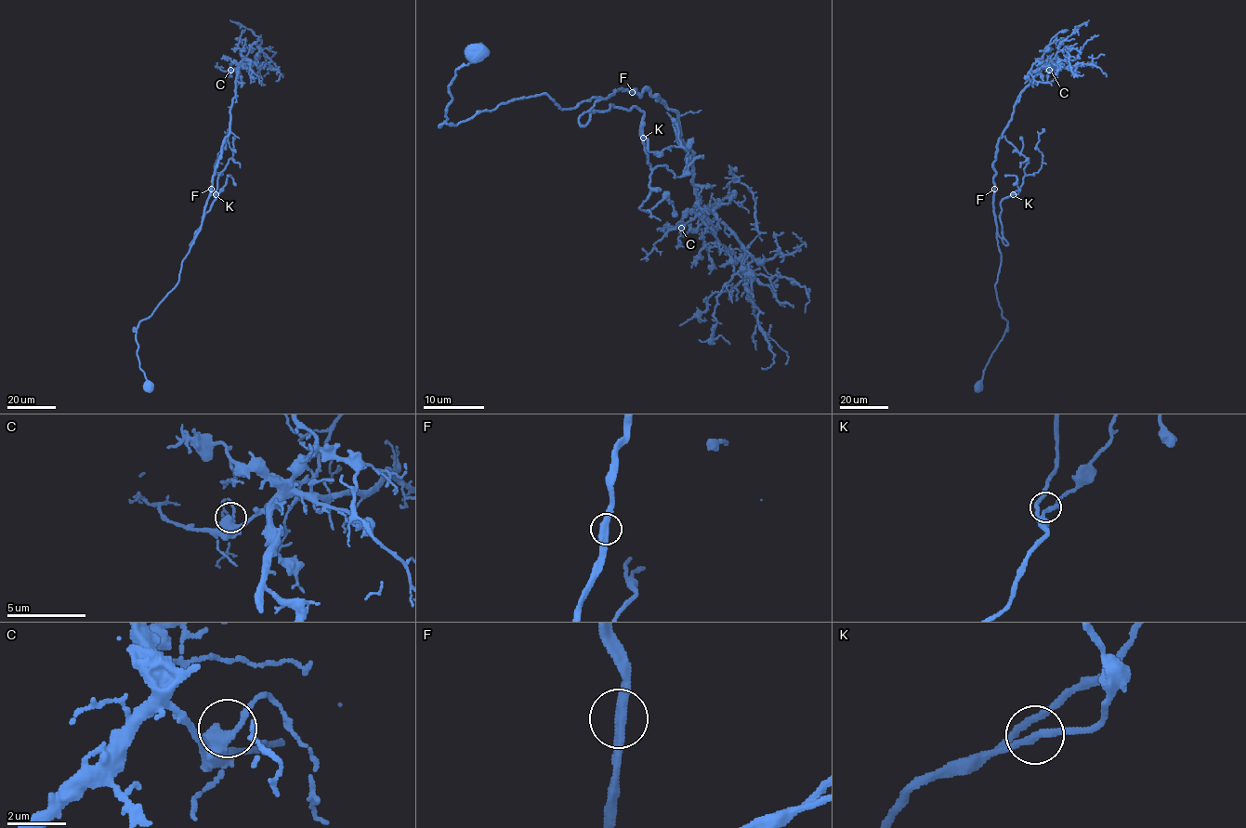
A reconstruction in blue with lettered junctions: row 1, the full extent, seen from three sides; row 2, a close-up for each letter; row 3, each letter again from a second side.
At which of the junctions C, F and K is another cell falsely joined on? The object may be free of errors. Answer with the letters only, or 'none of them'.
none of them

